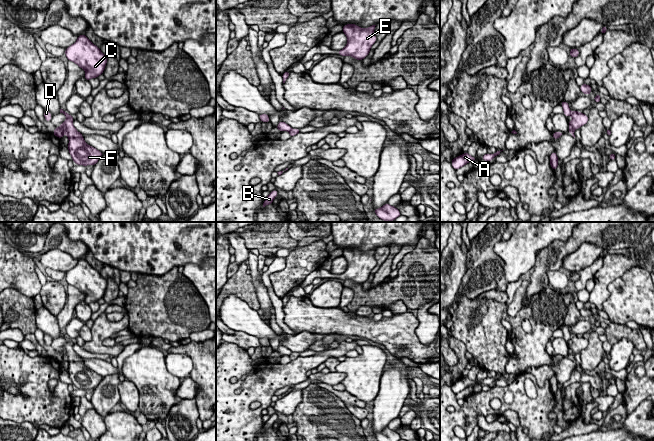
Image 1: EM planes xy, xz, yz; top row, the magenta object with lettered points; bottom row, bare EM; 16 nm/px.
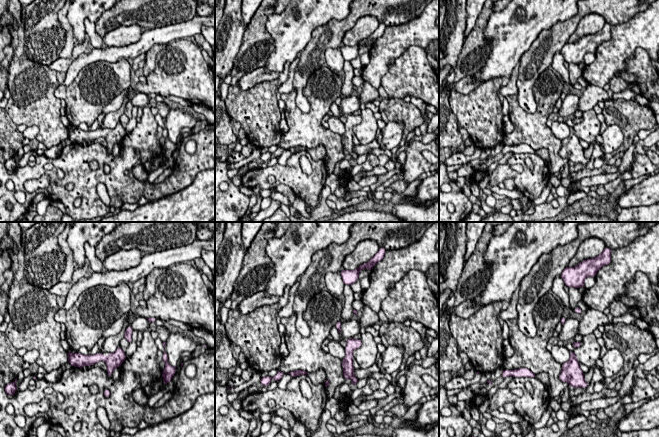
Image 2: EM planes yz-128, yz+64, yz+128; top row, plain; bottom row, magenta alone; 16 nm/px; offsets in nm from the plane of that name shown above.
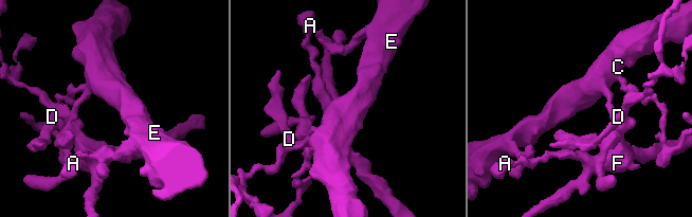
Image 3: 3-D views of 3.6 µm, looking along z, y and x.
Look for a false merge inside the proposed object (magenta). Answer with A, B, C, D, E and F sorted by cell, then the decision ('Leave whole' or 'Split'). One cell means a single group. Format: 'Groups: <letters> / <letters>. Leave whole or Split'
Groups: A D F / B C E. Split

